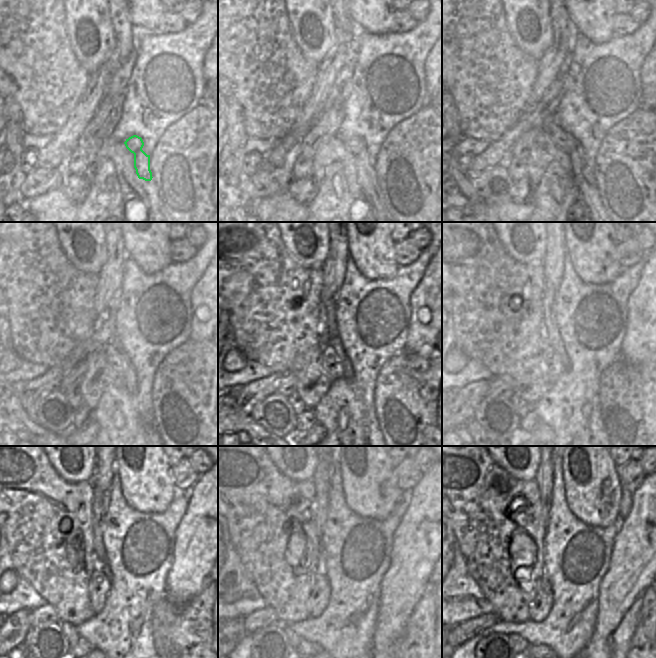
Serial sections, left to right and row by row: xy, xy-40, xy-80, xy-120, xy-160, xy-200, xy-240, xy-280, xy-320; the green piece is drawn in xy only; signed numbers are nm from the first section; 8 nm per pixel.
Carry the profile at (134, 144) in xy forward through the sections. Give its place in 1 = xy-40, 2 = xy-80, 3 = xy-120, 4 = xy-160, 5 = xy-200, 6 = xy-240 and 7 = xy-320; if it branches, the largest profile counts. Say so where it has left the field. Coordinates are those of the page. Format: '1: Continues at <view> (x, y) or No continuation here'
1: Continues at xy-40 (364, 170)
2: Continues at xy-80 (568, 144)
3: Continues at xy-120 (120, 365)
4: Continues at xy-160 (334, 368)
5: Continues at xy-200 (553, 361)
6: Continues at xy-240 (99, 586)
7: Continues at xy-320 (541, 605)

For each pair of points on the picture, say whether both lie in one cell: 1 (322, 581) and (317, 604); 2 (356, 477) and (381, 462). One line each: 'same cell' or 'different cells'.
1: same cell
2: same cell

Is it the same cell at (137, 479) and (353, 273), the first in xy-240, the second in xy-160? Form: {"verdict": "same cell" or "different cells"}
{"verdict": "different cells"}

